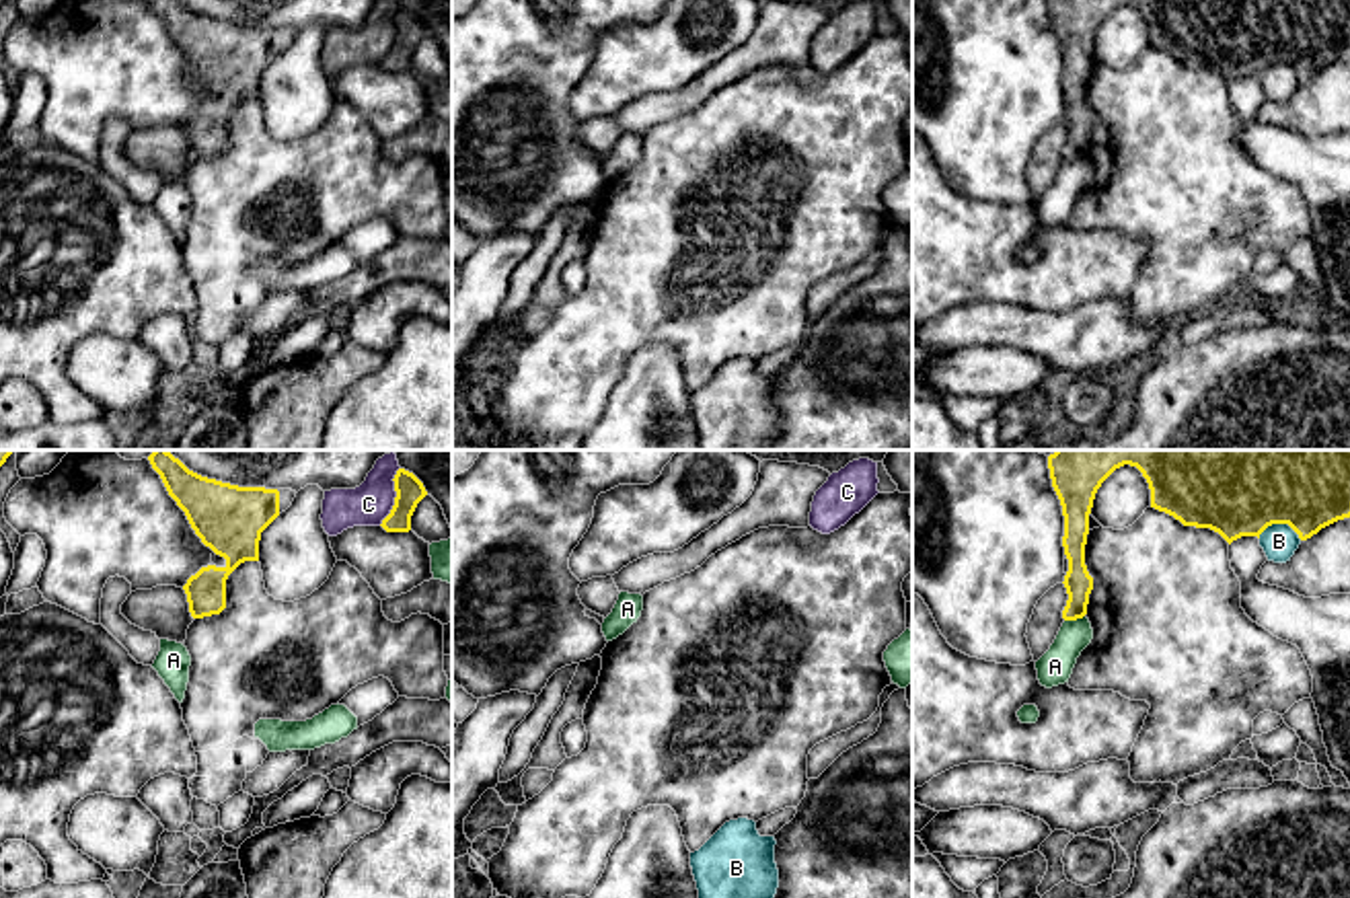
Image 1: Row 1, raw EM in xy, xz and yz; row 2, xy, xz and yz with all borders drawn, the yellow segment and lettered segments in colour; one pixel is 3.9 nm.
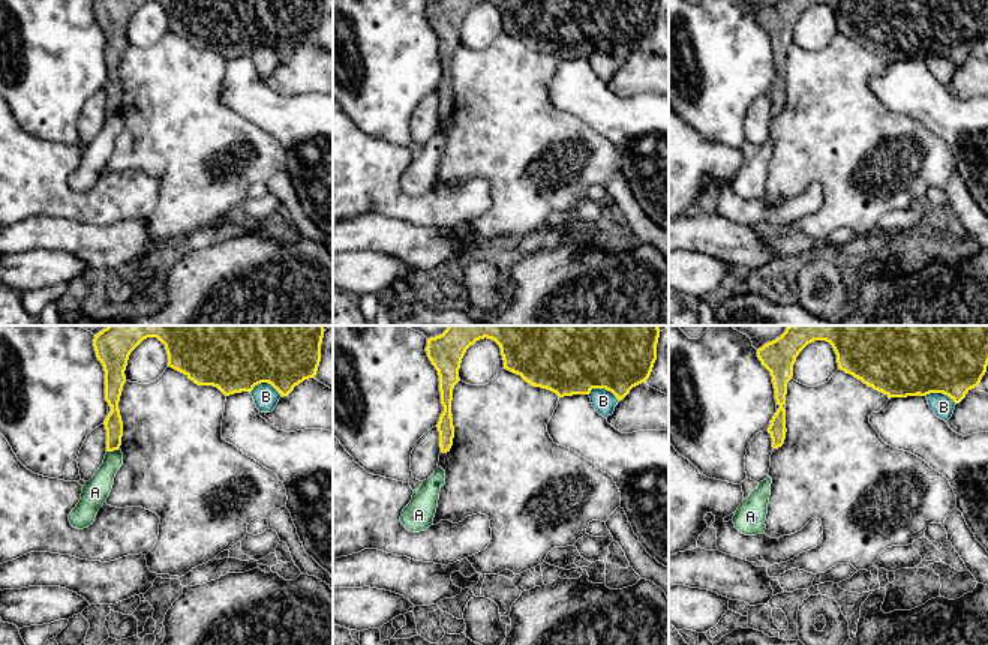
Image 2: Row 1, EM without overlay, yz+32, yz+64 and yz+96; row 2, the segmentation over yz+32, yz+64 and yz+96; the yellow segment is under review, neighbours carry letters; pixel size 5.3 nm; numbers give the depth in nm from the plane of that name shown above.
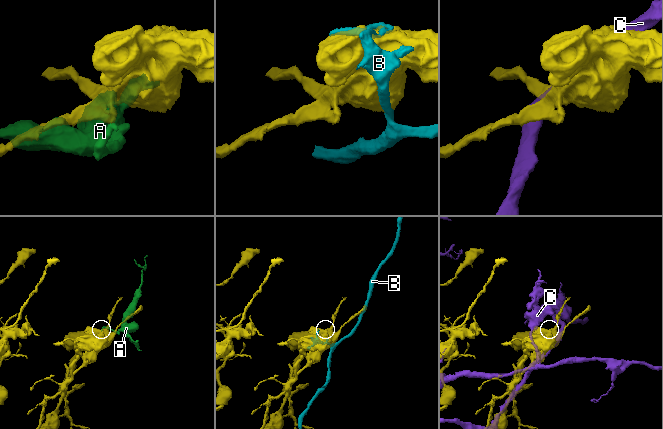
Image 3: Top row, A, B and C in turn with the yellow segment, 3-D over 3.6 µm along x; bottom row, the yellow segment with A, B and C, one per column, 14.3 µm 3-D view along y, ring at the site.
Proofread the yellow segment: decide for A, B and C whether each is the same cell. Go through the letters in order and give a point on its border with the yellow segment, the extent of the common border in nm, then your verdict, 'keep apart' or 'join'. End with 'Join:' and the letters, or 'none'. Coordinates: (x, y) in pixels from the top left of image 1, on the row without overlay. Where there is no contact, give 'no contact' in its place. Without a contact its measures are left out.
A: yz (1073, 159) | 80 nm | keep apart
B: yz (1281, 62) | 180 nm | keep apart
C: xy (397, 35) | 240 nm | keep apart
Join: none

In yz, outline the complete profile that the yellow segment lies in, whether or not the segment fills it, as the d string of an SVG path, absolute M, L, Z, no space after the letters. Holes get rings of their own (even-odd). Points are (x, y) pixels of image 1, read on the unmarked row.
M1048 0L1052 27L1064 55L1062 86L1068 99L1064 127L1068 134L1064 160L1087 154L1093 117L1085 105L1089 53L1101 23L1120 6L1136 6L1149 23L1151 47L1184 66L1210 68L1229 84L1241 76L1258 76L1272 64L1288 64L1301 80L1321 68L1350 58L1350 0Z

